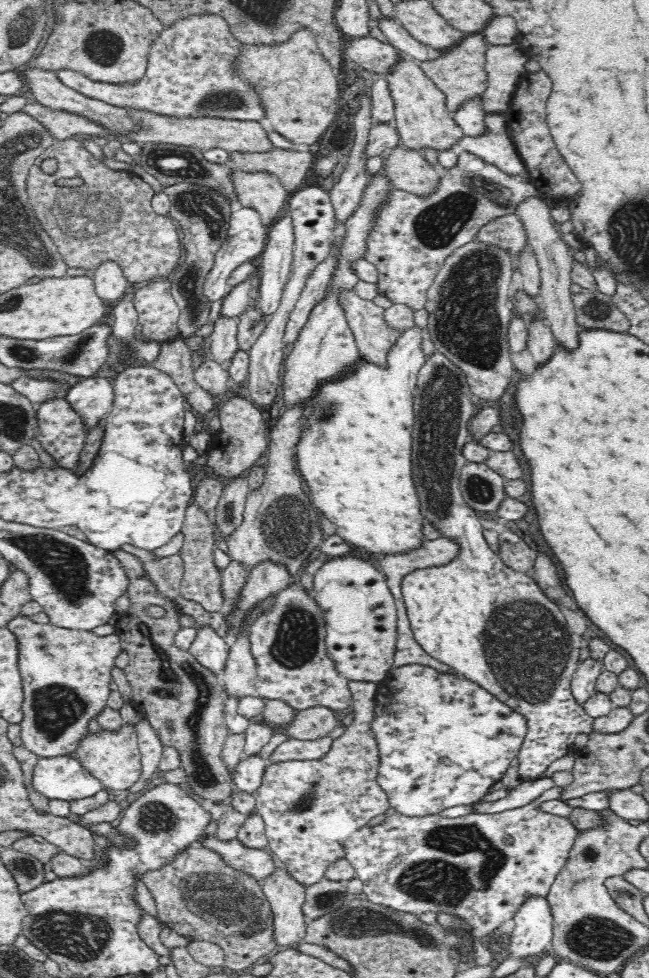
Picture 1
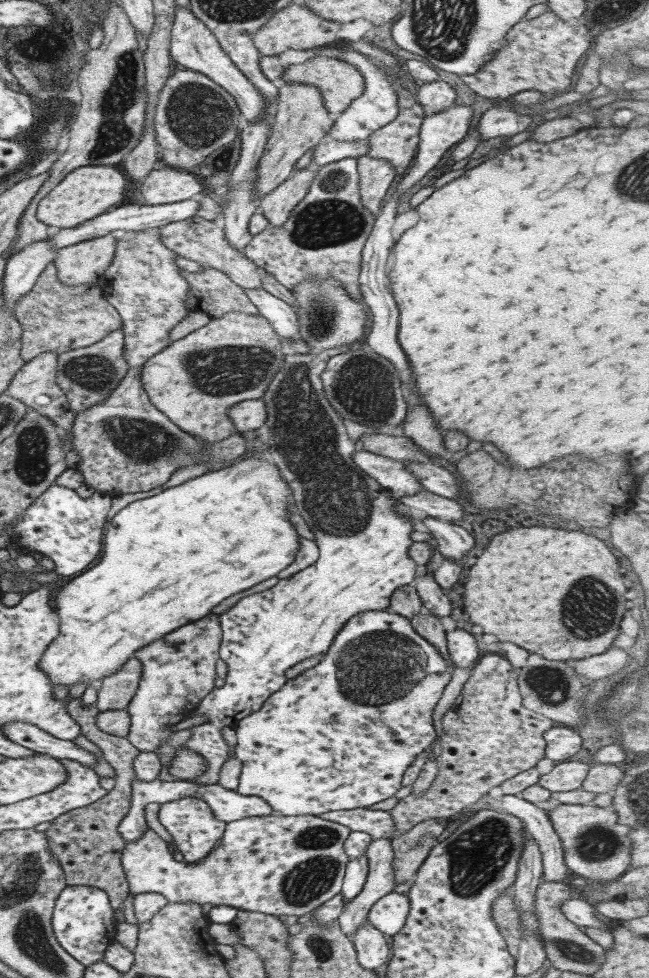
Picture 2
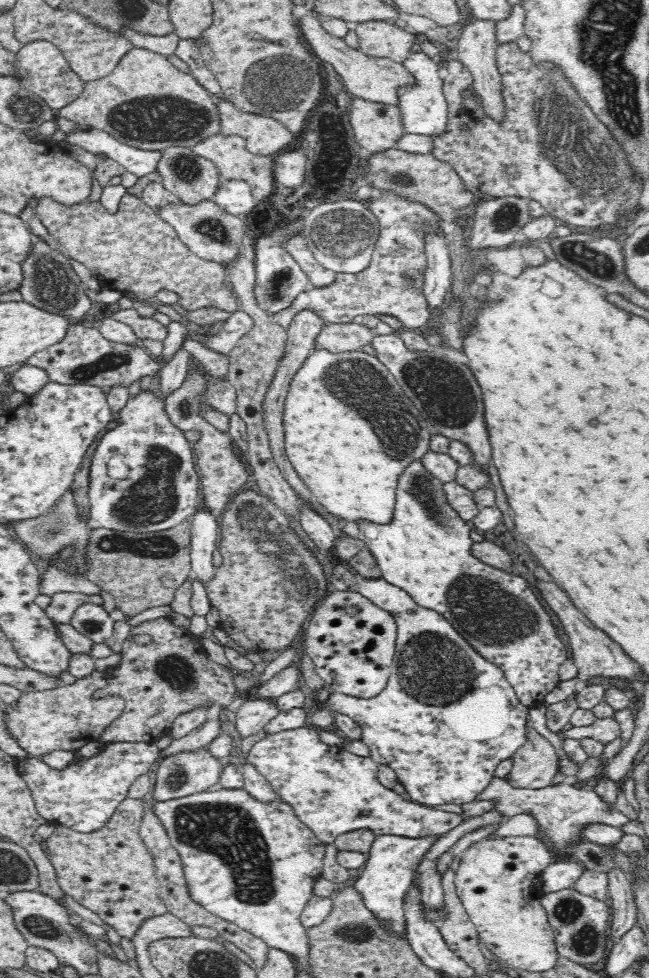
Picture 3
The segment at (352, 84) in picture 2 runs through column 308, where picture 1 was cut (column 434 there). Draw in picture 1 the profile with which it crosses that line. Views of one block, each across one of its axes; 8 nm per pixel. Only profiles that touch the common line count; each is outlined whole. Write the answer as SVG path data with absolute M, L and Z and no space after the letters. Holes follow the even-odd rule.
M469 34L454 46L446 48L437 58L429 61L418 62L424 75L432 80L432 83L445 95L446 110L452 114L469 99L480 97L487 88L487 73L485 72L485 54L489 44L484 41L482 34Z

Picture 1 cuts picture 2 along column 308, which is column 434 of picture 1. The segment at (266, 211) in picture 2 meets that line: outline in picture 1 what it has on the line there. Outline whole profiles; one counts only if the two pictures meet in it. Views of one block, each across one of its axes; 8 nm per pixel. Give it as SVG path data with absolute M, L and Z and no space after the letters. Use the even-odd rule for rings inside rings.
M399 143L382 157L381 174L392 187L422 196L430 194L440 183L438 172L418 149Z

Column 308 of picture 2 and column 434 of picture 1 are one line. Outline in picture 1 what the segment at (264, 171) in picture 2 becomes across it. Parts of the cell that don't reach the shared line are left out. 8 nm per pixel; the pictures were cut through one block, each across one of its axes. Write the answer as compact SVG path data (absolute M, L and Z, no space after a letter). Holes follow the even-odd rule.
M400 53L391 72L383 77L387 80L394 104L394 128L403 146L418 150L422 146L427 146L438 151L450 148L452 144L458 143L465 136L454 121L452 112L446 110L445 95L428 76L424 75L422 68L414 59Z

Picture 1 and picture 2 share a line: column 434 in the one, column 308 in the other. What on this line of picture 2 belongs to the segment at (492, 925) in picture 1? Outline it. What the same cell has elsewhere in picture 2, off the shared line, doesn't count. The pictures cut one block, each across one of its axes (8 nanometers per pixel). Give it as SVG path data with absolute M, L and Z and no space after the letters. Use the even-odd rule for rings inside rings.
M279 814L249 816L247 818L240 818L240 820L227 823L224 827L220 842L215 845L213 850L201 859L201 861L187 863L184 861L175 861L166 847L165 842L160 839L153 830L147 829L143 832L142 837L139 837L136 841L126 843L120 856L120 863L128 882L128 889L133 895L157 893L165 897L168 901L174 903L186 903L187 901L190 903L197 903L198 905L210 903L211 906L227 905L237 910L243 909L247 912L260 912L261 914L268 914L269 916L278 917L293 915L299 917L303 916L303 914L307 914L309 911L314 911L320 904L323 904L323 902L328 901L332 896L335 896L340 892L344 870L349 859L349 857L344 853L343 841L349 833L349 829L345 826L324 820L318 816L295 815L292 817L284 817Z

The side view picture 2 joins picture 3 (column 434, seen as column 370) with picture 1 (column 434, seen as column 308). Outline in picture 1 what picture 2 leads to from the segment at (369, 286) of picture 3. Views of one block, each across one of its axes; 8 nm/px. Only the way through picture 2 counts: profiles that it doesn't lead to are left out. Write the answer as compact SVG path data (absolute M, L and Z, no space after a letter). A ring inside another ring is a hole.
M463 151L452 168L448 168L440 183L430 194L412 194L405 190L390 187L386 194L387 202L383 203L372 218L372 226L366 236L364 258L378 269L378 294L385 296L392 304L404 304L412 312L424 308L427 301L427 290L435 281L435 276L442 268L446 258L460 246L475 240L481 226L495 220L498 216L515 214L516 208L527 197L539 194L532 183L524 183L519 177L513 177L497 166L488 164L482 158Z

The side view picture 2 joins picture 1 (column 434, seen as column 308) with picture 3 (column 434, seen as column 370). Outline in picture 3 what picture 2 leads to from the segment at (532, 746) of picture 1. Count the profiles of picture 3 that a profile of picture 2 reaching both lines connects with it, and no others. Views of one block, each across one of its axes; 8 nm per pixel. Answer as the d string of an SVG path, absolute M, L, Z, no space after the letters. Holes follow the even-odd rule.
M421 460L411 462L406 467L406 470L402 472L400 482L397 482L397 488L395 489L395 508L394 512L392 512L392 520L390 520L388 524L377 524L376 522L369 520L356 520L359 528L359 539L366 544L369 552L376 560L382 574L382 579L394 586L398 586L406 593L411 594L411 597L417 602L418 606L438 612L445 620L448 620L452 624L452 627L454 627L478 651L478 654L481 654L484 658L492 662L492 664L495 664L502 669L507 682L513 687L520 703L529 708L545 705L546 702L544 697L549 693L552 693L552 690L555 690L556 686L561 682L558 668L560 668L560 664L562 664L562 662L566 660L566 656L568 656L566 646L560 639L558 639L556 628L552 626L552 614L544 610L544 606L538 602L538 598L536 598L534 592L528 588L528 584L524 578L520 578L520 576L516 576L514 573L506 574L506 572L493 568L493 566L483 564L480 560L474 558L471 554L473 542L469 537L470 530L473 529L473 526L471 523L460 518L460 515L448 505L442 486L444 486L444 483L434 477L430 471L424 469Z

